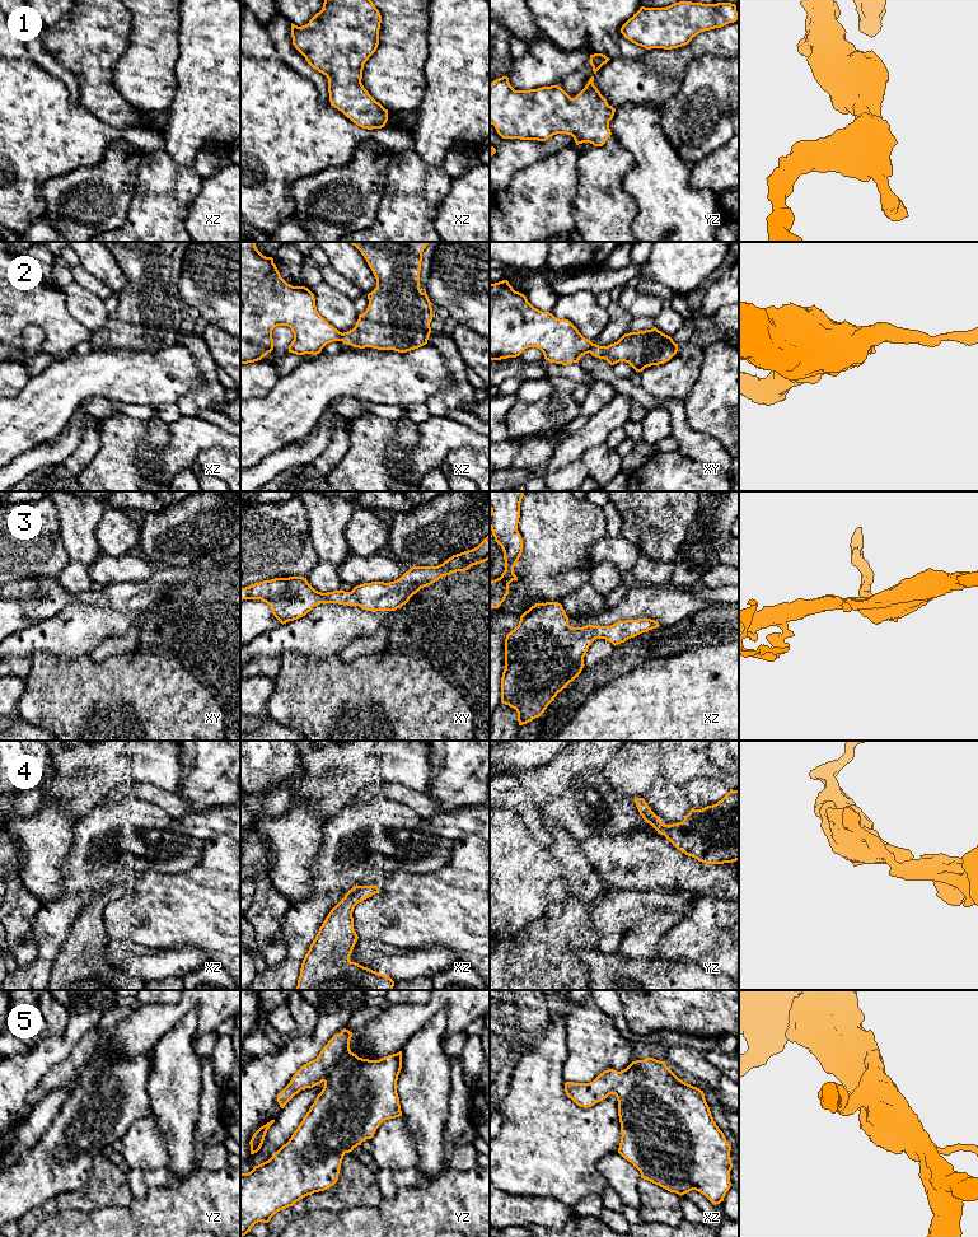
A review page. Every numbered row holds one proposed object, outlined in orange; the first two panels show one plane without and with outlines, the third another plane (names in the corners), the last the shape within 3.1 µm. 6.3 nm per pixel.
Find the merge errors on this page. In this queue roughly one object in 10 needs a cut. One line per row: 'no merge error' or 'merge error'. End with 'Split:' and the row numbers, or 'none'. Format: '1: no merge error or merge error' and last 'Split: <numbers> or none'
1: no merge error
2: merge error
3: no merge error
4: no merge error
5: no merge error
Split: 2

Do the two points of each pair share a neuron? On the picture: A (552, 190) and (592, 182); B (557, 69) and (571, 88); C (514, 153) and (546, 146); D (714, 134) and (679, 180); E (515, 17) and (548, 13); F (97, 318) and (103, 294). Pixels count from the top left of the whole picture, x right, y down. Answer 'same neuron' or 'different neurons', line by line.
A: different neurons
B: different neurons
C: same neuron
D: different neurons
E: different neurons
F: different neurons

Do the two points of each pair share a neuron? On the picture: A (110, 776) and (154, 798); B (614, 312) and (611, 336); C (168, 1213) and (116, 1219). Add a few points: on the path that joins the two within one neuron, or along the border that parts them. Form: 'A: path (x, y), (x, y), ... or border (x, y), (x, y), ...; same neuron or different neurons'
A: border (136, 783), (150, 783), (165, 790); different neurons
B: path (614, 318), (614, 330); same neuron
C: path (155, 1219), (129, 1219); same neuron

